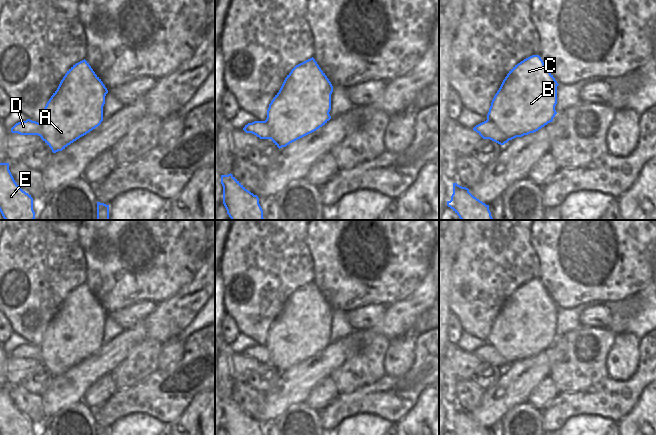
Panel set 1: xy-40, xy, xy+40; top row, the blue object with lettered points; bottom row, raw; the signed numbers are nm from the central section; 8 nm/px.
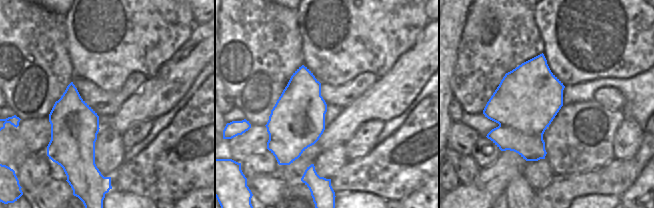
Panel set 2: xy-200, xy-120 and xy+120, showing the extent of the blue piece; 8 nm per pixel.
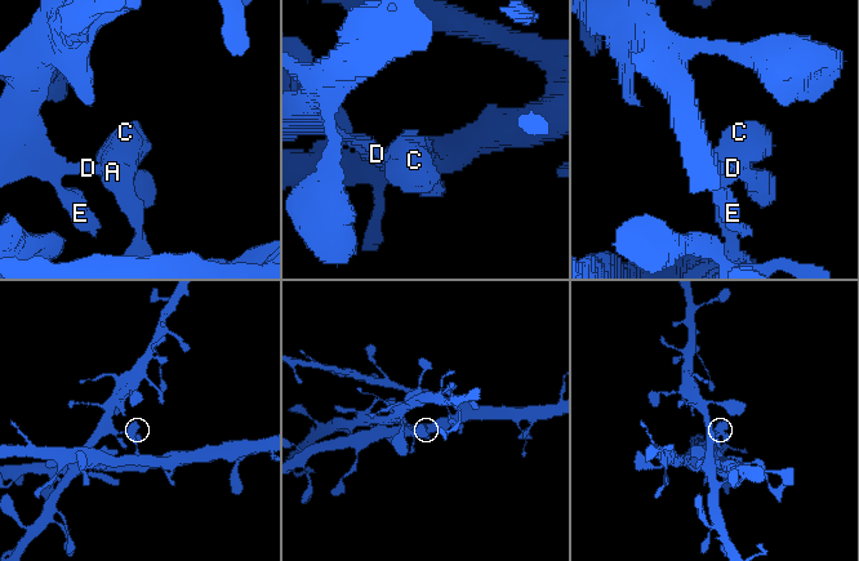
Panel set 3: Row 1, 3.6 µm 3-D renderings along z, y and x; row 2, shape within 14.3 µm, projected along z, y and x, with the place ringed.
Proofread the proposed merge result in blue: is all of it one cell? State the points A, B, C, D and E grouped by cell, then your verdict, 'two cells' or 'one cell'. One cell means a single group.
groups A B C / D E; two cells

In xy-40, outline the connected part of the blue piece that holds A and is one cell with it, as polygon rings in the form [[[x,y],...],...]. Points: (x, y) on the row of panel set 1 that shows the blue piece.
[[[84,59],[73,65],[61,80],[57,90],[47,102],[41,118],[41,139],[53,153],[86,135],[103,121],[103,106],[107,88]]]

